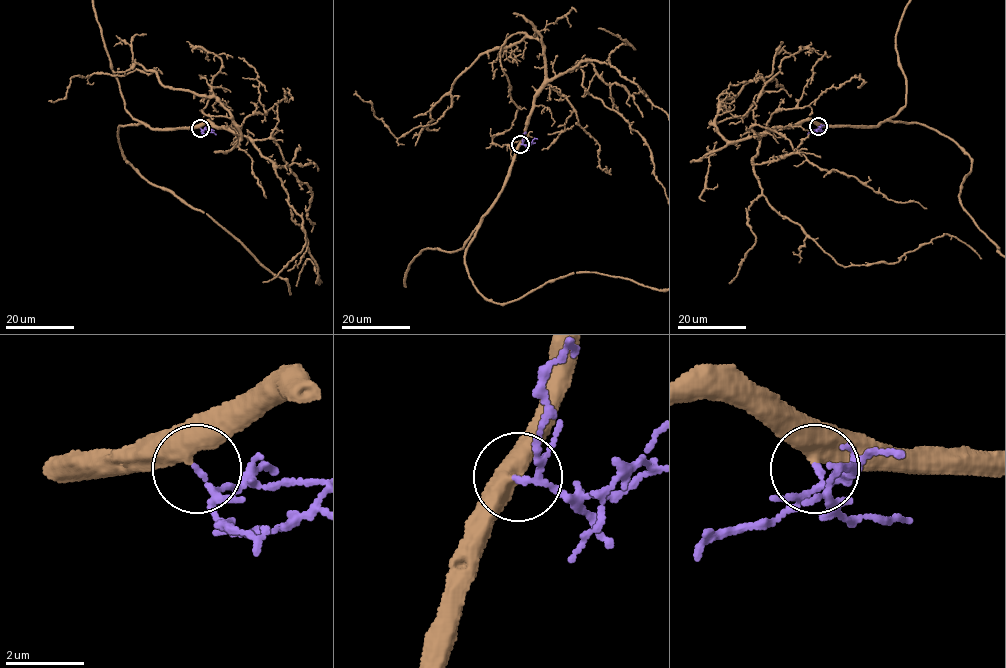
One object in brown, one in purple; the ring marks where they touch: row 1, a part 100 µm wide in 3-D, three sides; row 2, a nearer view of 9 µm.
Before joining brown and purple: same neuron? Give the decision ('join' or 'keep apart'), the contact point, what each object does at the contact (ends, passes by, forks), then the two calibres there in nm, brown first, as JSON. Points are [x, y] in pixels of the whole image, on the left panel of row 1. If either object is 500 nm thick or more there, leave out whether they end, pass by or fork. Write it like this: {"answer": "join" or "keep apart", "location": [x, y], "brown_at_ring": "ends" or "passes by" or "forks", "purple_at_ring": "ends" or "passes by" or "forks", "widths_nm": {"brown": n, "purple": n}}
{"answer": "join", "location": [200, 128], "brown_at_ring": "passes by", "purple_at_ring": "passes by", "widths_nm": {"brown": 440, "purple": 110}}

